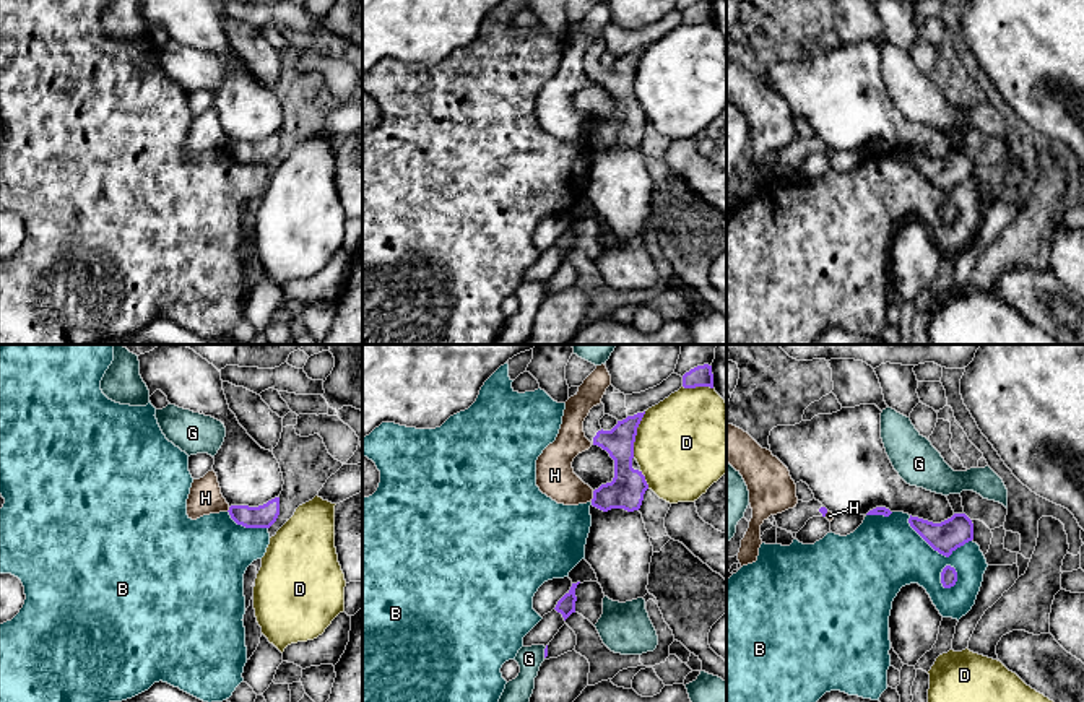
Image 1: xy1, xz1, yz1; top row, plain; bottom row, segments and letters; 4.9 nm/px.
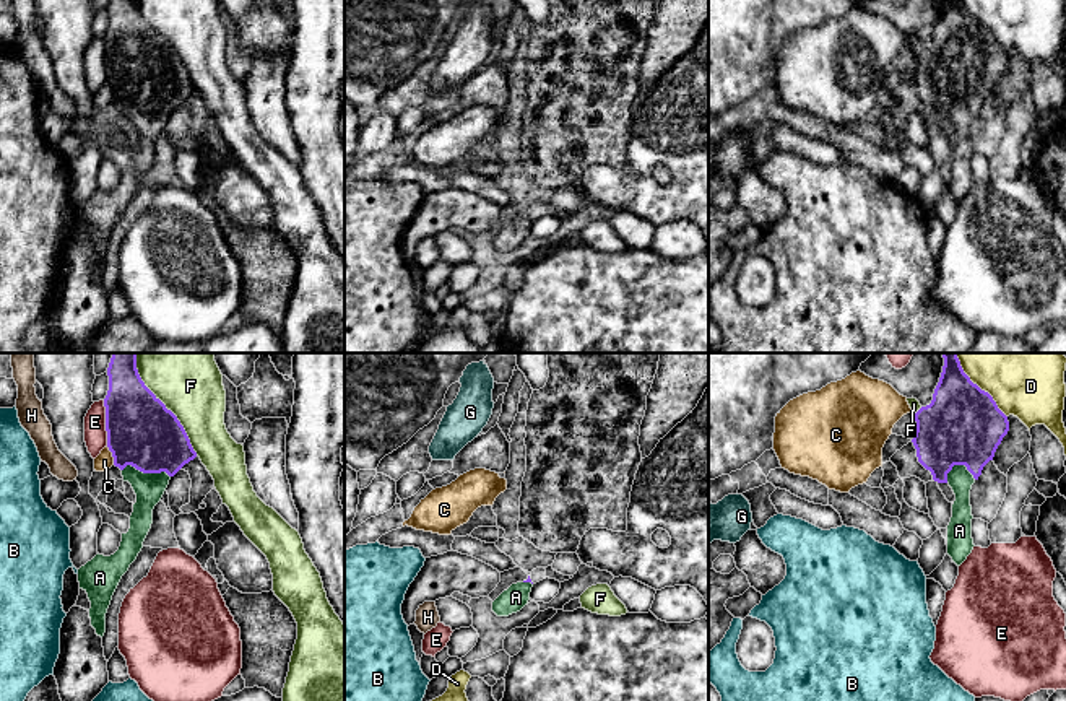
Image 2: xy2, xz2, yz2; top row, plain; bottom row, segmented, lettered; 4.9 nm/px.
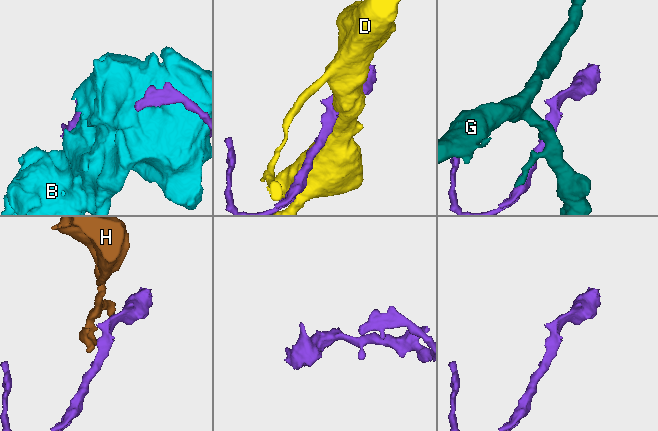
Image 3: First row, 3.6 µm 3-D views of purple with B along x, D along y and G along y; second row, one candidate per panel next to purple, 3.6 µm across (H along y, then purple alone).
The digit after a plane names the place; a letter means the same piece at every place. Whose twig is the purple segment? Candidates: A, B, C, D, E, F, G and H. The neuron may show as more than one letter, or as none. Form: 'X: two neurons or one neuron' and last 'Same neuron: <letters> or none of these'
A: one neuron
B: two neurons
C: two neurons
D: two neurons
E: two neurons
F: two neurons
G: two neurons
H: two neurons
Same neuron: A

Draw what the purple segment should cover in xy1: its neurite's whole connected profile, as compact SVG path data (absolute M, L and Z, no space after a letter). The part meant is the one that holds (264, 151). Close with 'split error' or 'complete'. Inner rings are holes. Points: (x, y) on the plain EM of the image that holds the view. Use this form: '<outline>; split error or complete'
M280 133L258 143L231 141L228 148L237 161L245 164L270 164L280 151Z; complete

